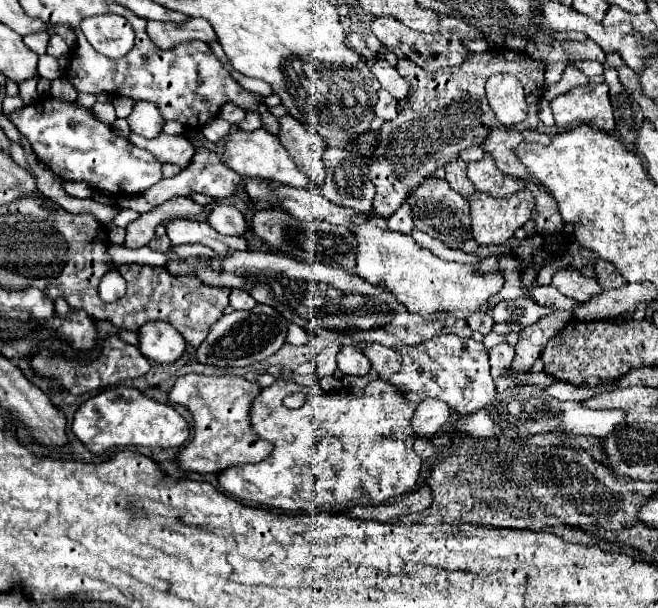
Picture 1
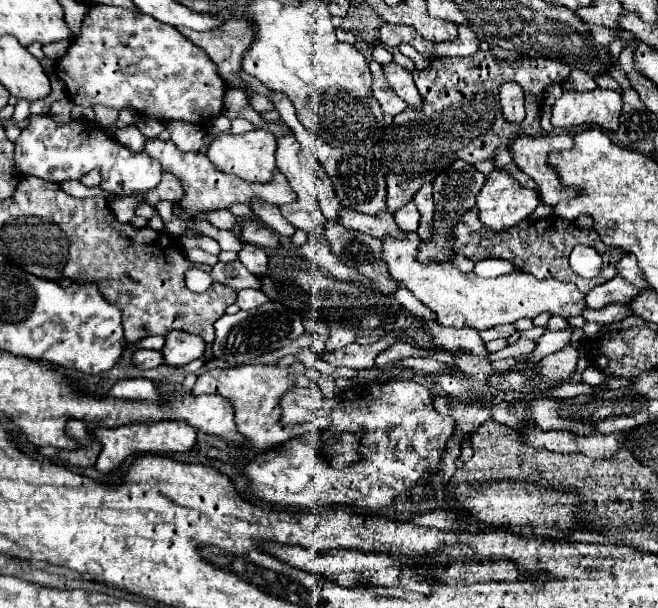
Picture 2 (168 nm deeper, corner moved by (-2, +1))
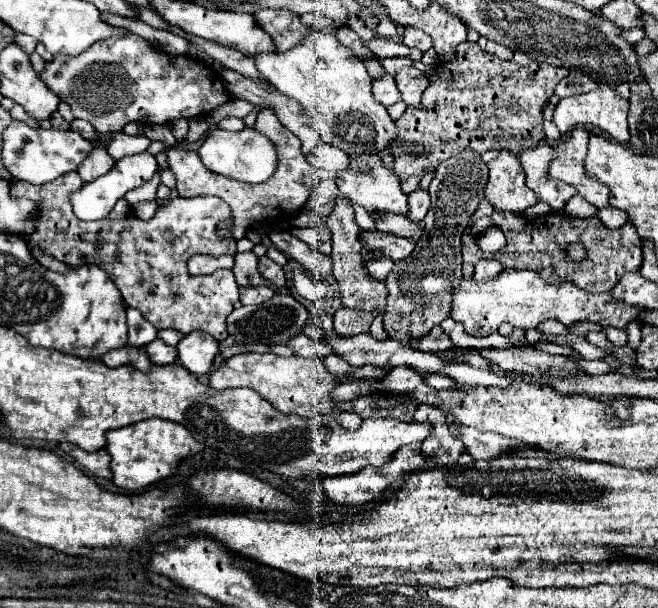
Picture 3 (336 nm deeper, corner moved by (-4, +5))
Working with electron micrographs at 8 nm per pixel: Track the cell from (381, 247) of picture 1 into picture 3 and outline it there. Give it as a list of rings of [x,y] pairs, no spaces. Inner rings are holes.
[[[502,270],[496,278],[486,282],[476,282],[474,278],[460,280],[460,288],[452,294],[452,320],[460,322],[464,330],[472,336],[488,336],[504,322],[510,322],[518,328],[536,328],[540,322],[556,318],[564,326],[572,322],[600,322],[602,326],[616,326],[626,330],[630,320],[636,320],[640,308],[628,306],[606,294],[592,294],[578,288],[574,282],[556,280],[560,284],[548,284],[534,270]]]

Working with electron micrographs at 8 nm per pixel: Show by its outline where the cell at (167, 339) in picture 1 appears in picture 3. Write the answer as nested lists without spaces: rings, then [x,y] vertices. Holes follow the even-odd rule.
[[[190,332],[176,346],[178,362],[192,374],[208,374],[218,354],[218,342],[206,332]]]

